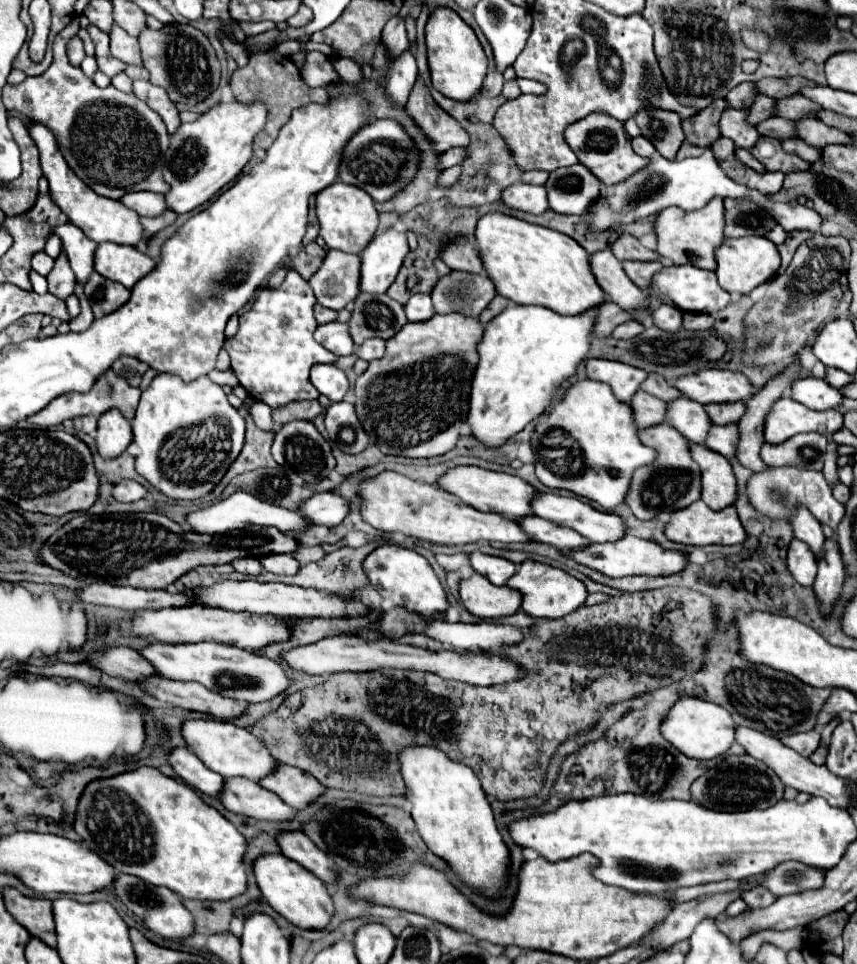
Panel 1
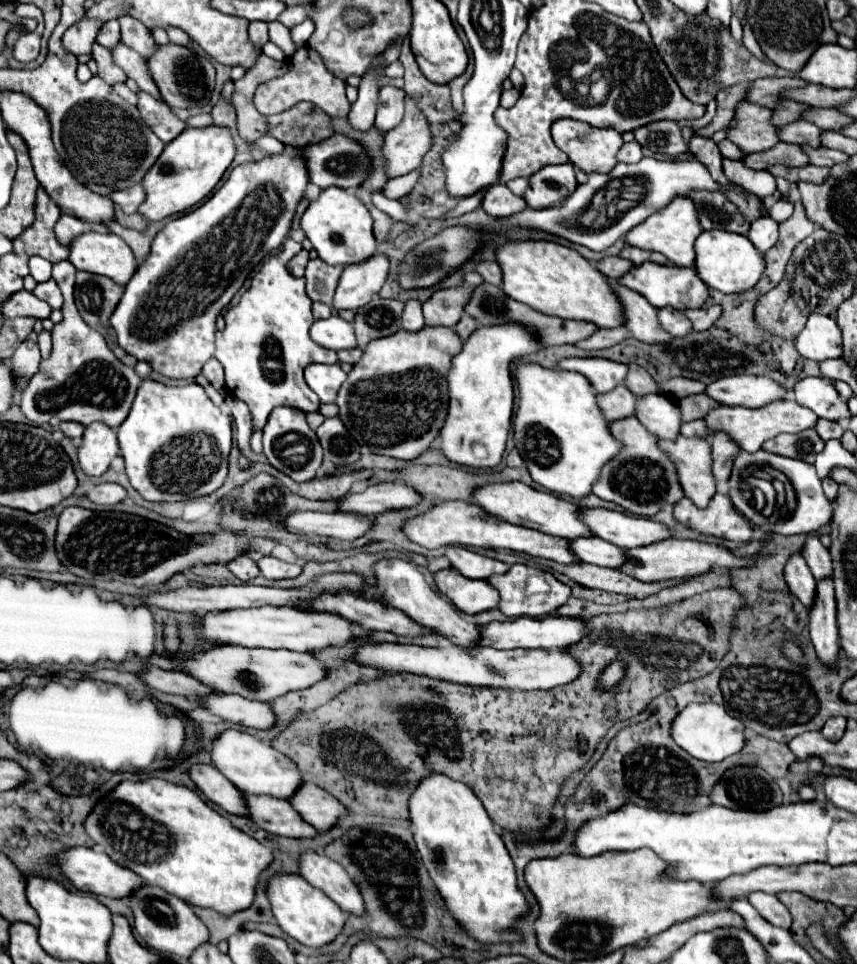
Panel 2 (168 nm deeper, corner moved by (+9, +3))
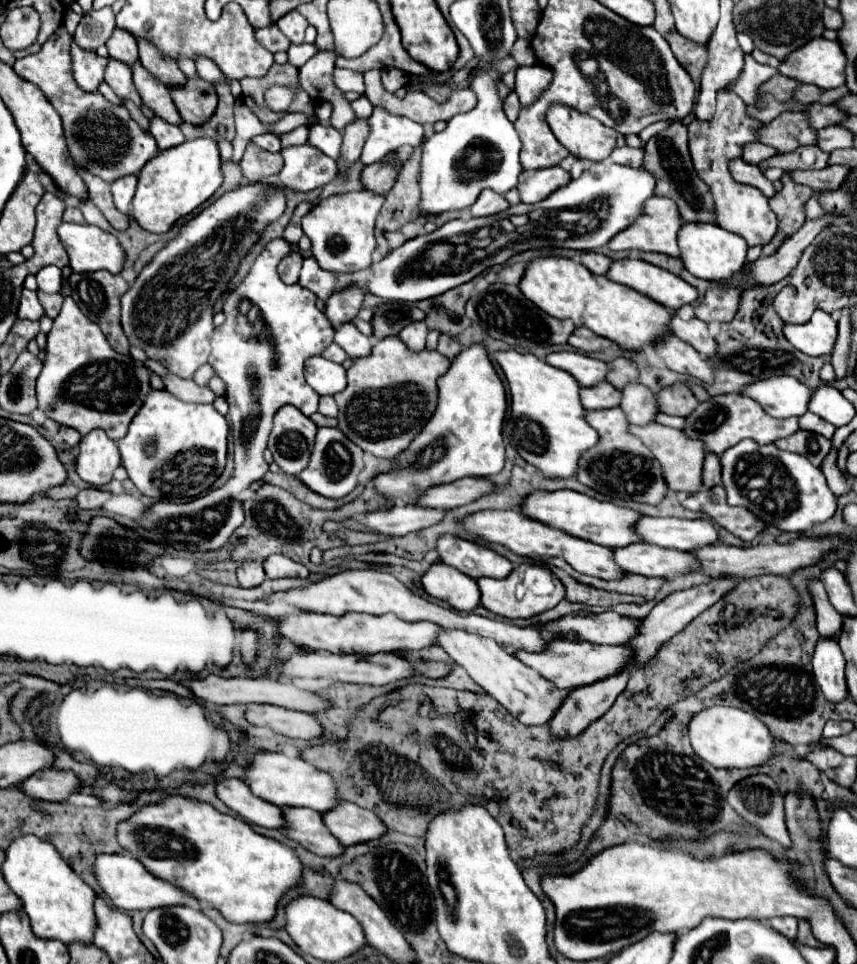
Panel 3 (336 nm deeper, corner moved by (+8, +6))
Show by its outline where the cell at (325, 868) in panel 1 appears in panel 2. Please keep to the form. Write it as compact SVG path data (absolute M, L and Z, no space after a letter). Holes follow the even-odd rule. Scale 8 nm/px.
M306 851L300 857L300 875L316 889L326 893L338 907L350 915L364 917L366 907L356 883L348 877L344 867L322 853Z

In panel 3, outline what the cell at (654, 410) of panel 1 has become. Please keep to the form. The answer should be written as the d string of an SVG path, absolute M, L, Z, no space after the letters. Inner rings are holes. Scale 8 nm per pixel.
M595 384L593 388L581 388L581 404L587 410L607 410L621 404L621 390L613 384Z

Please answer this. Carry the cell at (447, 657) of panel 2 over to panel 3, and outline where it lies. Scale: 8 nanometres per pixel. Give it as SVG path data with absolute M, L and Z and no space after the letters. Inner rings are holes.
M553 640L541 652L521 652L517 650L515 656L529 668L537 670L545 680L553 682L557 688L577 688L583 684L591 684L595 680L603 680L607 676L617 674L631 662L631 654L625 646L599 646L591 642L577 642L577 640Z

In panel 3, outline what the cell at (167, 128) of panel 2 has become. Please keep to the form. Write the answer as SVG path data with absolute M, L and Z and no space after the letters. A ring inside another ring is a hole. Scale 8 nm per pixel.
M153 116L153 118L151 118L151 122L149 122L149 132L153 134L153 138L157 140L157 144L159 144L161 150L167 150L167 148L173 148L173 146L185 142L185 136L183 136L181 128L175 126L175 124L165 122L165 120L159 118L159 116Z

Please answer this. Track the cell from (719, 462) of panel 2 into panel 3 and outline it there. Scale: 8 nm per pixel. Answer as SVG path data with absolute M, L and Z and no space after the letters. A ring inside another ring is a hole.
M709 452L703 464L703 486L713 488L717 484L721 484L721 460L717 454Z

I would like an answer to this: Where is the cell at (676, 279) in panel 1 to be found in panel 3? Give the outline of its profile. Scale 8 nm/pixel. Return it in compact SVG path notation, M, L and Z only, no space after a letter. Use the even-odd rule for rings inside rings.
M617 260L613 268L609 268L607 278L641 292L651 300L657 300L669 310L679 310L685 304L693 304L699 296L697 288L677 274L669 274L667 270L643 260Z

